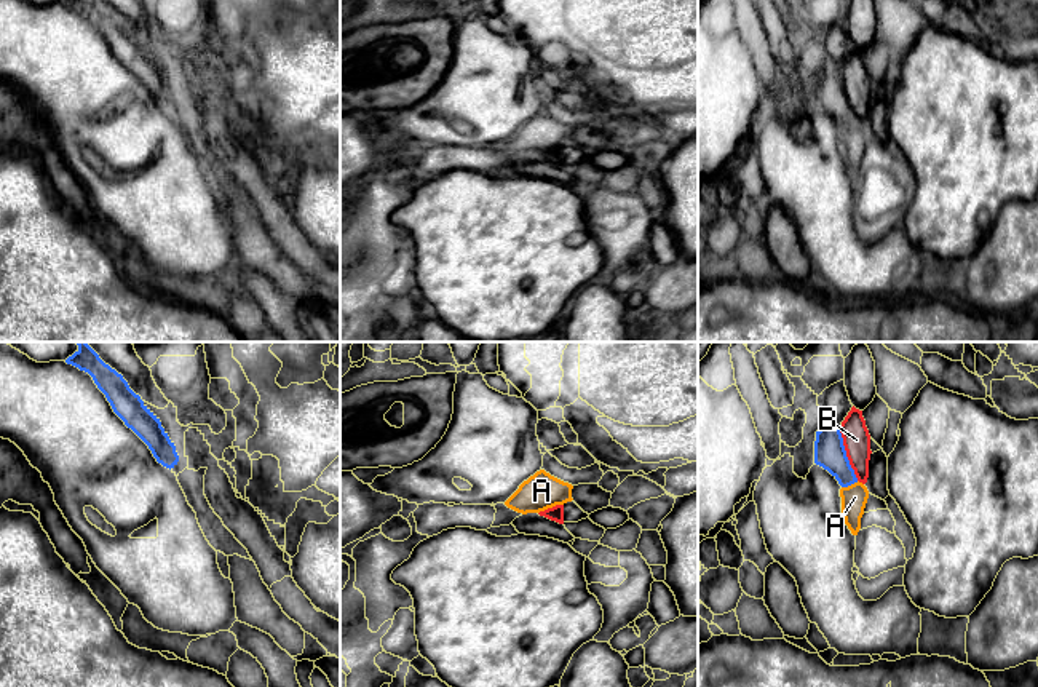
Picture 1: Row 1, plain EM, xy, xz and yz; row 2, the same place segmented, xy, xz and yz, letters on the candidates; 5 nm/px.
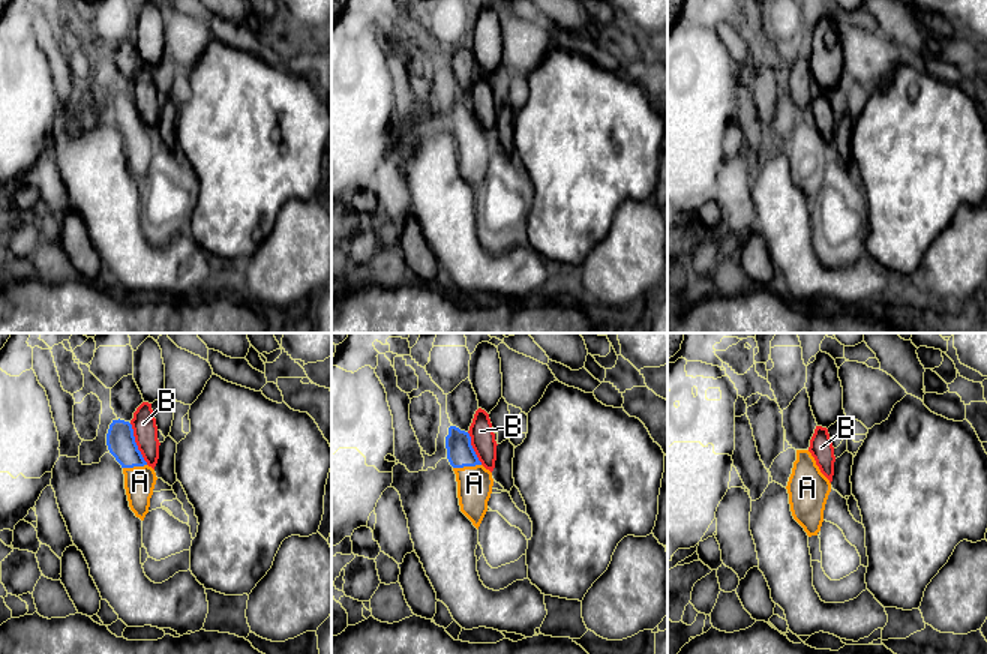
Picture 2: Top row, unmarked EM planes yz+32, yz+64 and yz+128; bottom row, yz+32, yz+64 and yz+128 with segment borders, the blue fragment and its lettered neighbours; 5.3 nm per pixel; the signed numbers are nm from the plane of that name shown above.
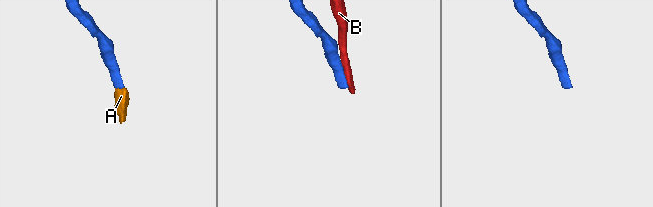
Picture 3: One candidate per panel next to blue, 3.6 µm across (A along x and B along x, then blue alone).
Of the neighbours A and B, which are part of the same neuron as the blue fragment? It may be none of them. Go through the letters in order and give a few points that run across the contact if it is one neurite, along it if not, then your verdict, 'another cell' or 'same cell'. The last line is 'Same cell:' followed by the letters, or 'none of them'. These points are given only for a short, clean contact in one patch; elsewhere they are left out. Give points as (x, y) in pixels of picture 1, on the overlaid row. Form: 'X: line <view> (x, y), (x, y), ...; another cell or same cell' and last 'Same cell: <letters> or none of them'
A: line yz (829, 452), (850, 484), (855, 497); same cell
B: another cell
Same cell: A

